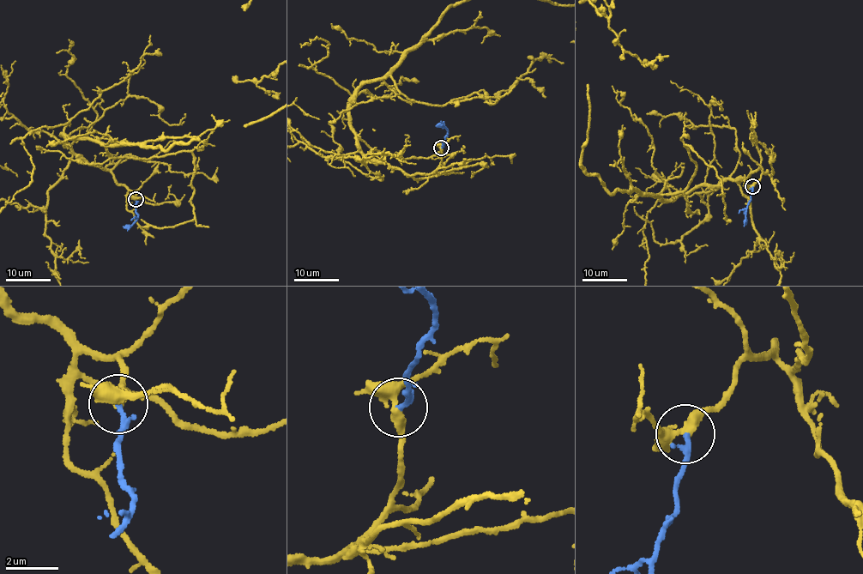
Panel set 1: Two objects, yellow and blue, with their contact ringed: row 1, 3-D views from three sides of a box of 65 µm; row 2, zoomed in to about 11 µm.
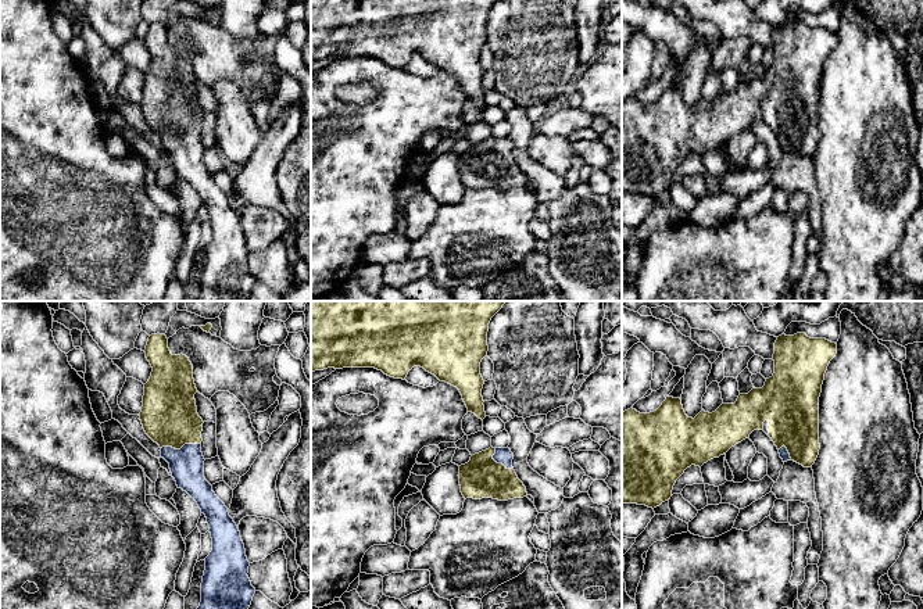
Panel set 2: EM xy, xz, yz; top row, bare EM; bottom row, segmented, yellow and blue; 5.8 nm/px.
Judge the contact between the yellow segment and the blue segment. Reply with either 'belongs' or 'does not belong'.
belongs

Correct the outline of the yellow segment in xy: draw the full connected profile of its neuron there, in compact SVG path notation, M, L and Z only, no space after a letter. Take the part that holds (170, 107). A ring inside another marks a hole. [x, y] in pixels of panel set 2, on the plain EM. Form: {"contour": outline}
{"contour": "M151 24L144 42L153 61L144 74L143 96L139 104L143 118L160 135L161 147L169 153L178 178L186 180L205 204L212 228L212 240L205 247L201 291L197 301L247 301L255 283L247 265L250 251L236 212L204 166L205 148L201 141L204 111L197 103L194 89L197 78L193 68L193 54L186 44L171 43L165 24Z"}

